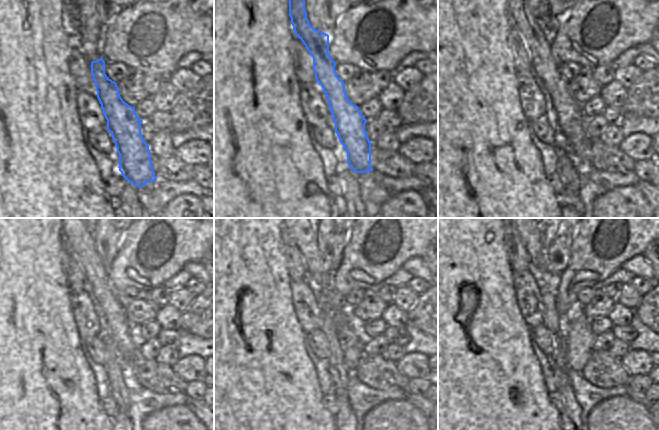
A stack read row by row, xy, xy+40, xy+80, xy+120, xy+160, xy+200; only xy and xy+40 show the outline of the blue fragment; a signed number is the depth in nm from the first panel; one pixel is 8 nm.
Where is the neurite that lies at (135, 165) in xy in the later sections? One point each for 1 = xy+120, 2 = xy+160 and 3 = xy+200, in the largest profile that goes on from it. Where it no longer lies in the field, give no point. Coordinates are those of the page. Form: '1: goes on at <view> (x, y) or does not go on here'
1: goes on at xy+120 (78, 238)
2: goes on at xy+160 (305, 238)
3: goes on at xy+200 (531, 238)

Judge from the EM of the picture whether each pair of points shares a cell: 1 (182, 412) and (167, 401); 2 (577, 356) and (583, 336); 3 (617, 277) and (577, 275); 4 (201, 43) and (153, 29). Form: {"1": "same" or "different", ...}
{"1": "different", "2": "same", "3": "different", "4": "same"}

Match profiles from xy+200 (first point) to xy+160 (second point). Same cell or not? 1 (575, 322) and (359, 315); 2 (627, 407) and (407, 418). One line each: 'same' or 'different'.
1: different
2: same

